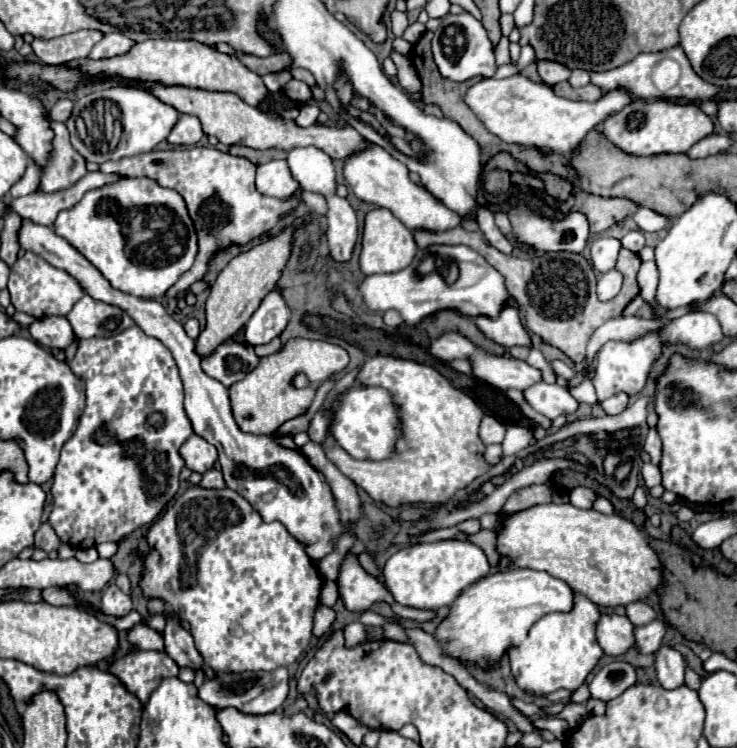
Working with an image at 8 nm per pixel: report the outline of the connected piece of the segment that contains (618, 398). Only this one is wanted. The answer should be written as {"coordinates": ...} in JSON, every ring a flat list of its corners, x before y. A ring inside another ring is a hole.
{"coordinates":[[618,392,616,396,610,396,608,400,604,400,604,402,602,402,602,408,604,408,606,414,620,414,620,412,626,408,628,400,630,400,628,394]]}

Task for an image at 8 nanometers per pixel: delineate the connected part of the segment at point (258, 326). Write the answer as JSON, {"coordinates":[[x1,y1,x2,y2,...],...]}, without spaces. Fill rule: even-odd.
{"coordinates":[[270,292,260,308,248,320,244,334,248,344,268,344,282,334,282,326,290,322,290,308,286,306,280,292]]}

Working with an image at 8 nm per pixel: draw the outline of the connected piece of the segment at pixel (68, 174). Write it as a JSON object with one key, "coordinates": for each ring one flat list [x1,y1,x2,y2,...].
{"coordinates":[[52,120,52,128,56,134,54,152,52,160,44,168,44,174,40,176,42,192,58,192,70,188,76,184,76,180,80,180,80,176,84,176,84,172,88,172,84,156,80,156,80,152,76,152,68,140,66,124]]}

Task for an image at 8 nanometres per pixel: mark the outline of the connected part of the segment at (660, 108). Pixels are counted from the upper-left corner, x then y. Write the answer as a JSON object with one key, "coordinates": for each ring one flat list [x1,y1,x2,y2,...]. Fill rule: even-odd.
{"coordinates":[[636,100,610,116,604,122,604,136,624,152,650,154,680,154,688,152,698,140,712,134,714,122,700,110,698,104,674,104,670,100]]}

